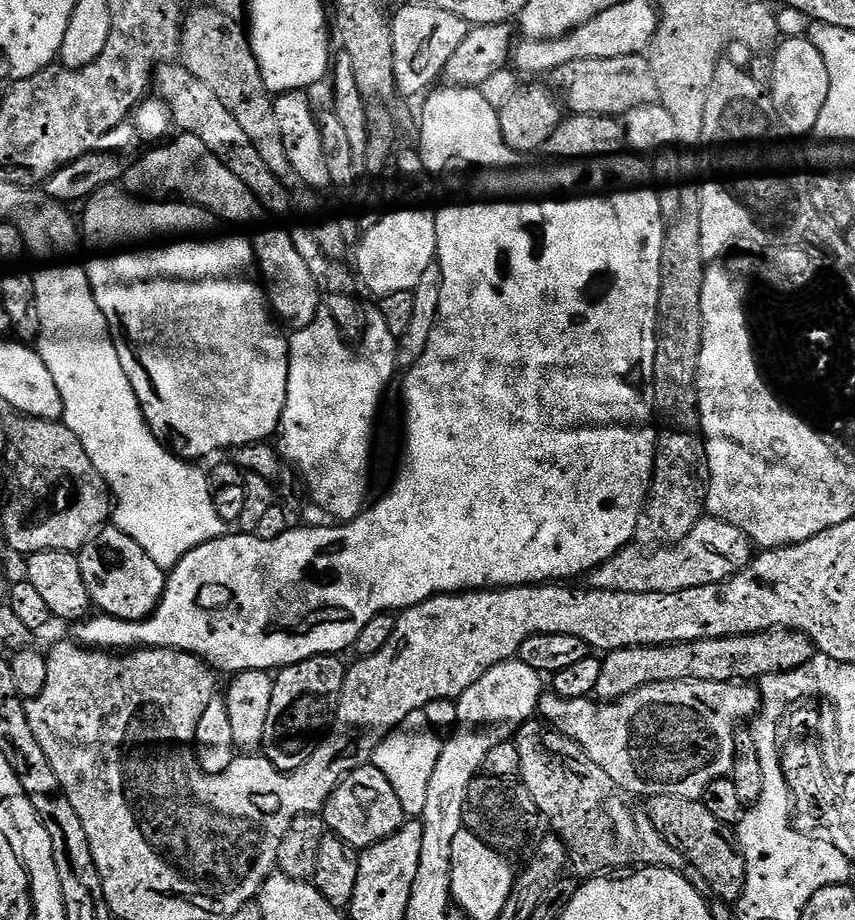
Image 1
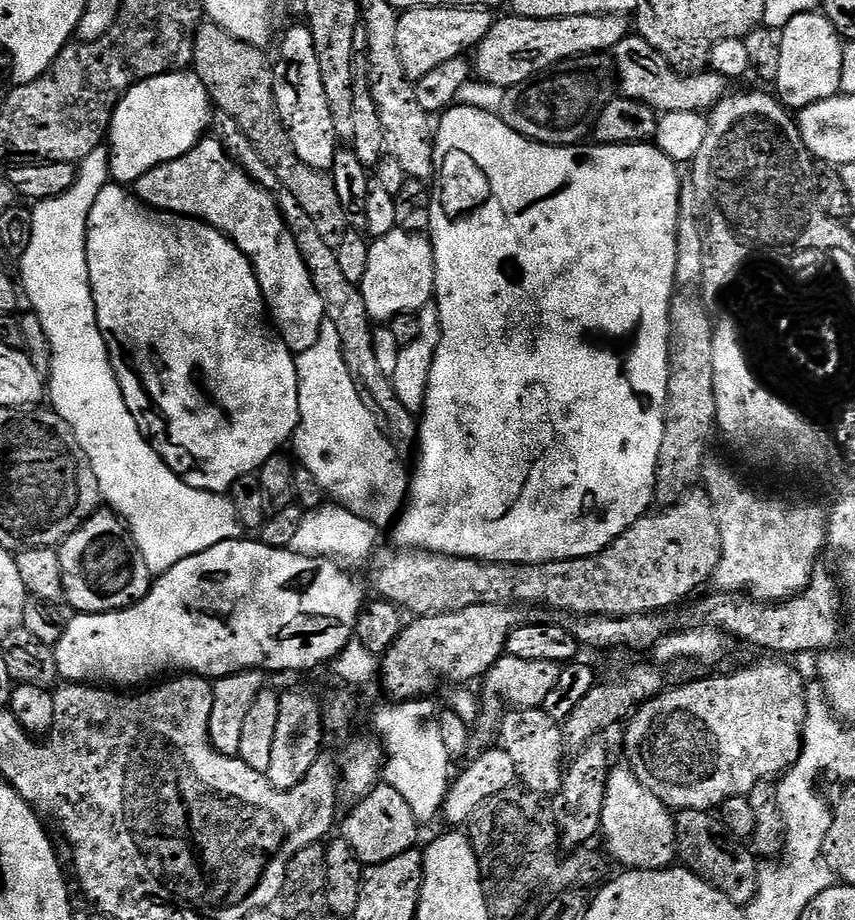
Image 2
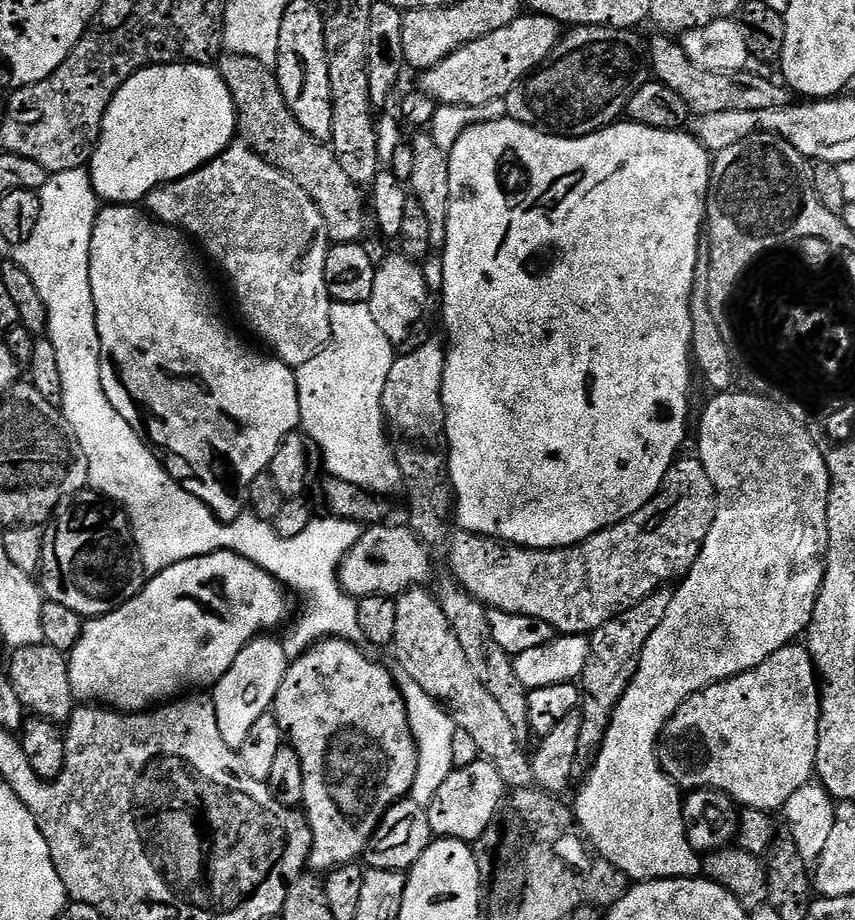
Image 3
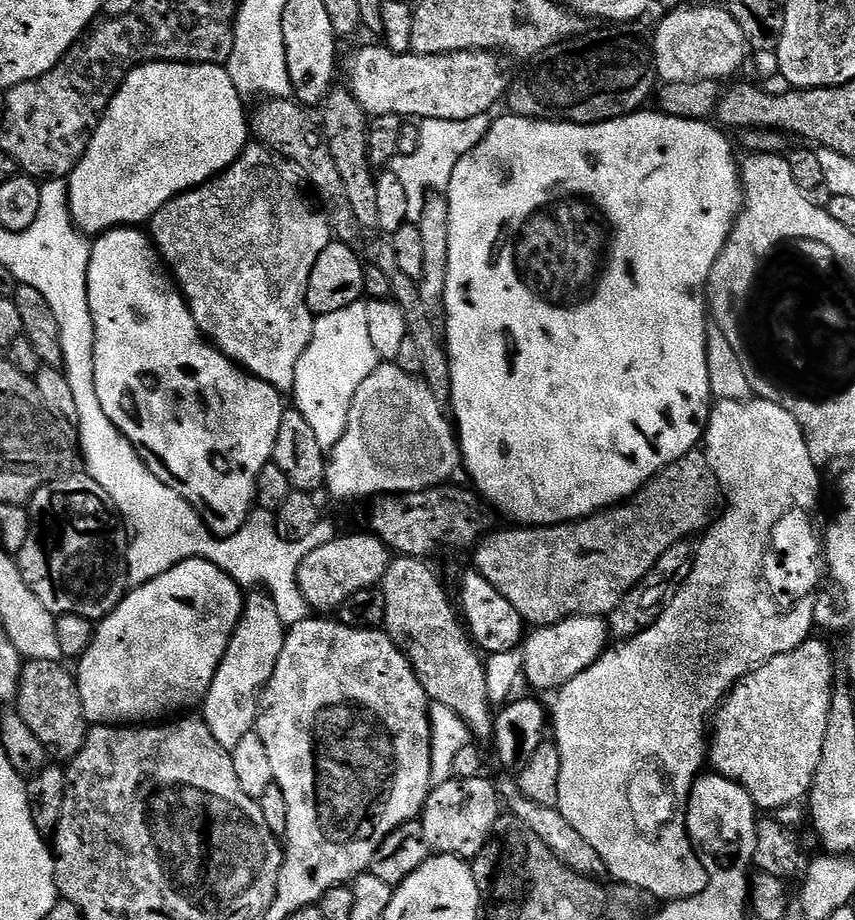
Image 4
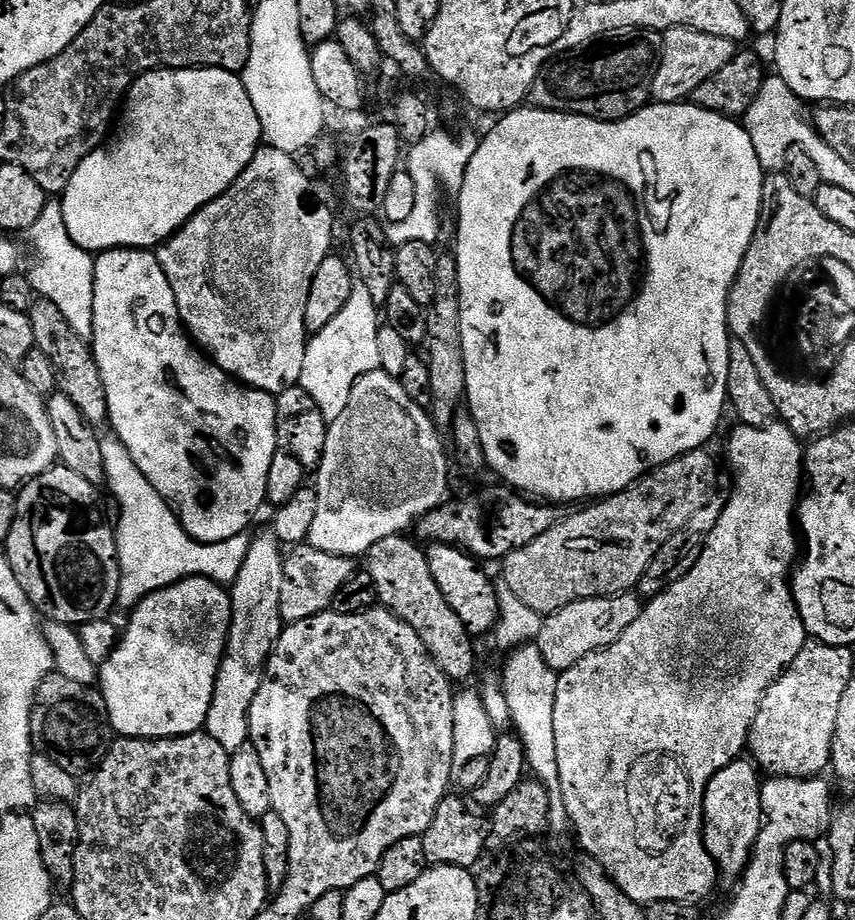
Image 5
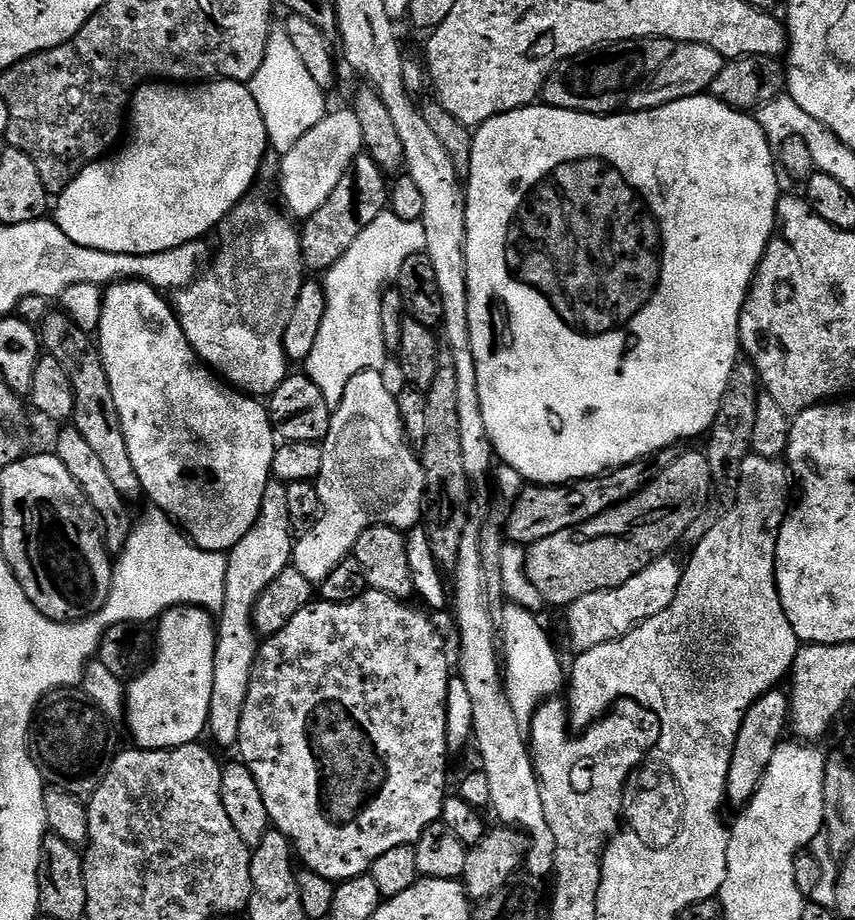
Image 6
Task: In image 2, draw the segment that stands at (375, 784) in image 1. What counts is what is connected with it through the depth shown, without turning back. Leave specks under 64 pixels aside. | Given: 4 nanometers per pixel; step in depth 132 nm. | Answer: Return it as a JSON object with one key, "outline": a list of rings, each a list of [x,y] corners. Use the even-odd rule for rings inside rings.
{"outline":[[[386,783],[377,784],[370,794],[366,794],[361,800],[351,805],[348,817],[339,825],[339,835],[350,850],[360,859],[361,865],[371,866],[390,862],[390,858],[398,858],[406,850],[417,847],[416,831],[418,825],[410,806],[406,806],[406,798],[398,794]]]}

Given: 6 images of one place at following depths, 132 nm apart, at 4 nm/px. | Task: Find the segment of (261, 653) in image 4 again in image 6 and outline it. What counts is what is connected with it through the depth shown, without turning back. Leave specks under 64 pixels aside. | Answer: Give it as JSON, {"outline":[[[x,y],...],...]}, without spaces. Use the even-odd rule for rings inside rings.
{"outline":[[[270,482],[262,498],[262,510],[250,526],[246,538],[227,553],[226,598],[224,609],[218,614],[216,653],[214,654],[214,694],[210,698],[207,731],[228,748],[239,745],[242,726],[242,706],[250,686],[250,674],[258,651],[258,633],[252,622],[258,598],[268,589],[268,584],[292,564],[294,529],[290,522],[290,509],[286,506],[287,487]]]}

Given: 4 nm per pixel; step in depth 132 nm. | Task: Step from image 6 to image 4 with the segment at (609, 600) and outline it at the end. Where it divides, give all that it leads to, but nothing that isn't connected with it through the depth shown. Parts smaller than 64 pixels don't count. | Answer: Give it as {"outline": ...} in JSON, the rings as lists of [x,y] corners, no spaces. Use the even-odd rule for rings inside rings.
{"outline":[[[572,616],[569,620],[545,628],[536,628],[527,633],[522,645],[523,679],[528,679],[534,687],[541,688],[544,692],[559,690],[566,682],[578,678],[578,674],[582,674],[582,670],[590,667],[595,660],[599,660],[609,644],[607,623],[598,616]]]}

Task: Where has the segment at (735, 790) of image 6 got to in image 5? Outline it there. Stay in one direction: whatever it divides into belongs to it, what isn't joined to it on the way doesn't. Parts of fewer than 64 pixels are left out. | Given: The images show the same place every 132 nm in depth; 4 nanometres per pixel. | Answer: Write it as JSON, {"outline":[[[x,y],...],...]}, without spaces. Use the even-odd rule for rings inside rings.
{"outline":[[[741,758],[730,762],[714,778],[710,778],[705,788],[704,823],[728,824],[728,832],[703,831],[703,842],[716,864],[716,869],[724,881],[739,881],[748,866],[764,819],[763,798],[761,796],[762,776],[751,759]]]}

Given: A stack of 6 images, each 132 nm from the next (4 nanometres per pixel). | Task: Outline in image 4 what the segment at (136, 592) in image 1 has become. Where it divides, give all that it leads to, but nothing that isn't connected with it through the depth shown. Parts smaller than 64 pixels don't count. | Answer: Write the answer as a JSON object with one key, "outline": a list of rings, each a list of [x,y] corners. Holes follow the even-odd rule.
{"outline":[[[69,474],[59,480],[42,486],[32,495],[30,501],[30,534],[26,538],[26,546],[18,553],[18,563],[22,570],[22,578],[26,578],[26,586],[34,590],[34,594],[46,610],[56,616],[78,614],[82,618],[99,622],[120,605],[130,588],[128,579],[128,541],[126,525],[117,512],[110,494],[94,482],[87,474]]]}

